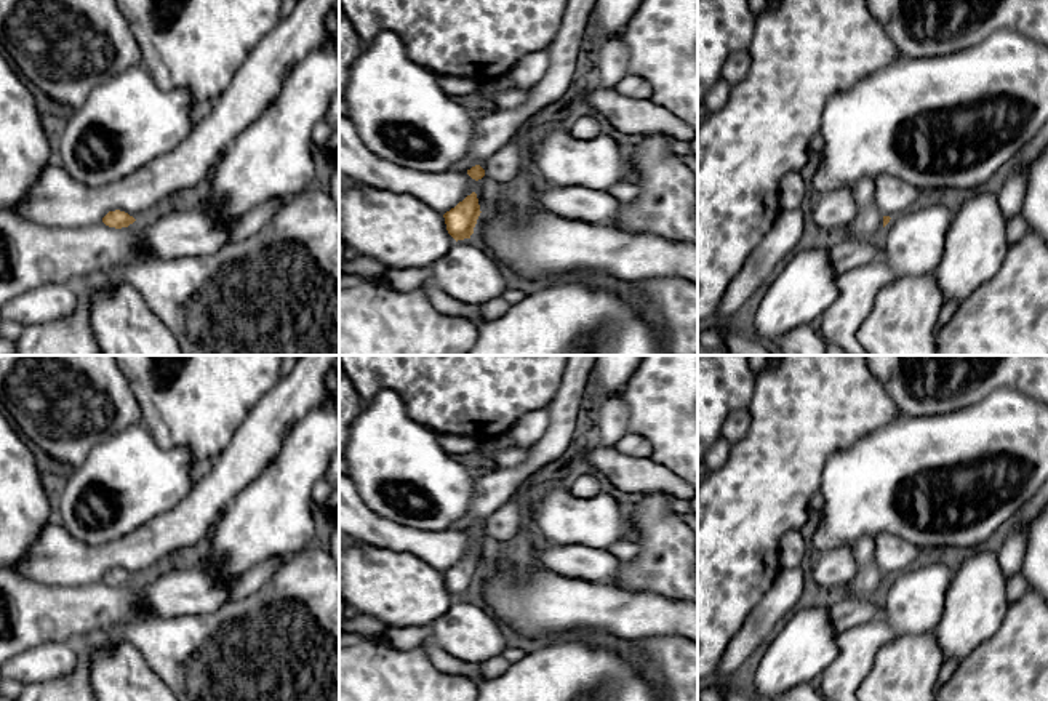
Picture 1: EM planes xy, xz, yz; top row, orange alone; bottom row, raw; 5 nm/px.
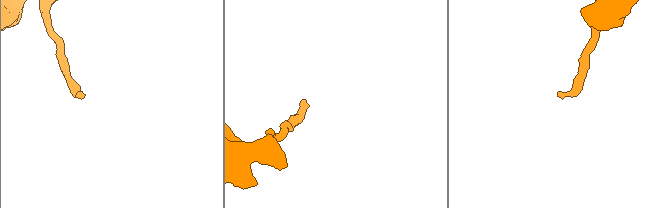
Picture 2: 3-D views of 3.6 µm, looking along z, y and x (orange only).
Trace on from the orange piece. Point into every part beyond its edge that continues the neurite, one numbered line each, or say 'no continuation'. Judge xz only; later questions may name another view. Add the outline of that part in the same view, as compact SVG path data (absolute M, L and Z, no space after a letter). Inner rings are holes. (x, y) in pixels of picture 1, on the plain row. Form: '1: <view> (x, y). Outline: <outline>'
no continuation

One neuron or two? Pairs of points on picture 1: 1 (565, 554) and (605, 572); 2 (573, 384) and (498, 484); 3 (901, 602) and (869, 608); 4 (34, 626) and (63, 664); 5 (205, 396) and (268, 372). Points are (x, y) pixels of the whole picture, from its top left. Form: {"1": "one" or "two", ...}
{"1": "one", "2": "one", "3": "two", "4": "two", "5": "one"}

